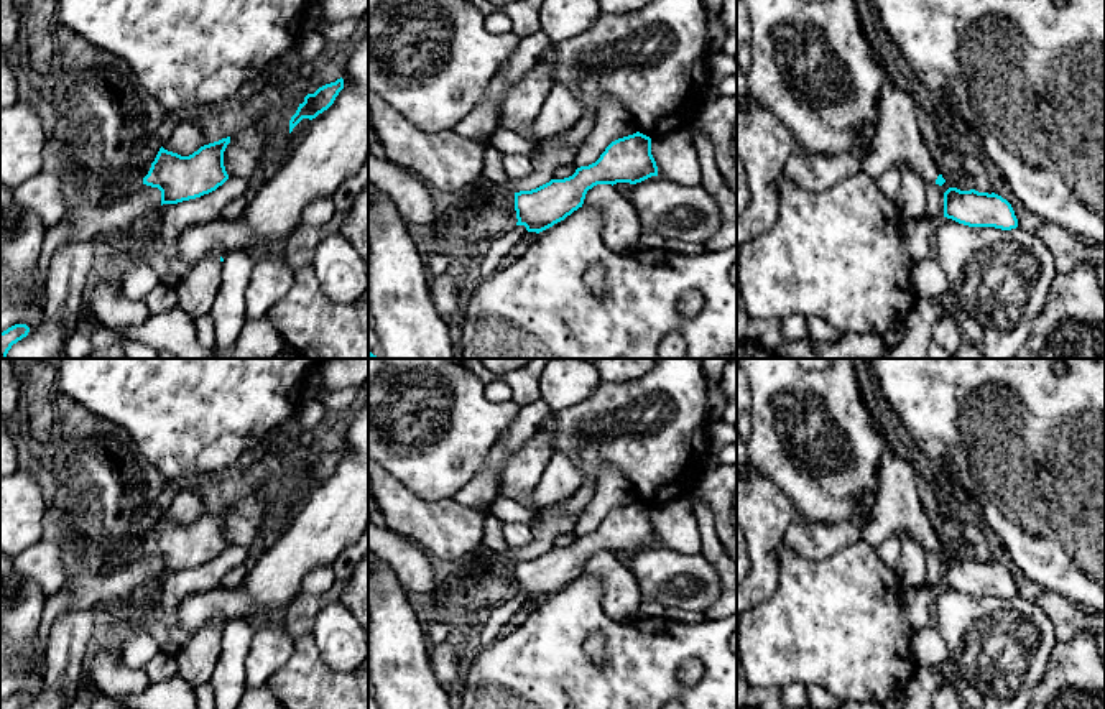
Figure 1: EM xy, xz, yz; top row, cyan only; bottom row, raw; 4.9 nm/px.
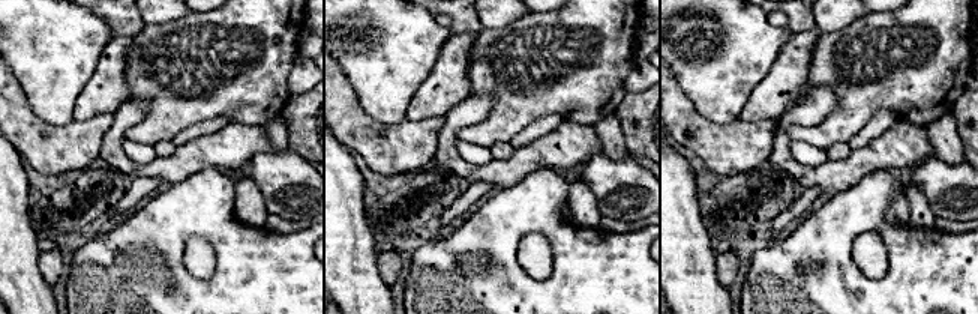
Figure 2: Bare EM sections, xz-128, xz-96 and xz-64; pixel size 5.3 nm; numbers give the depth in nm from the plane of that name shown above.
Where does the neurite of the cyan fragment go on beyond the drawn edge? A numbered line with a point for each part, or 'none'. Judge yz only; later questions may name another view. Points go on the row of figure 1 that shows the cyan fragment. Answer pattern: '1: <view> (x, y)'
1: yz (898, 142)

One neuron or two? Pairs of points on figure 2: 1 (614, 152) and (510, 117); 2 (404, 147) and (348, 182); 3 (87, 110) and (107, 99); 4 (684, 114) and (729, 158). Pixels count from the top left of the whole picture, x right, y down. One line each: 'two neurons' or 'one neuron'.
1: two neurons
2: two neurons
3: one neuron
4: one neuron

